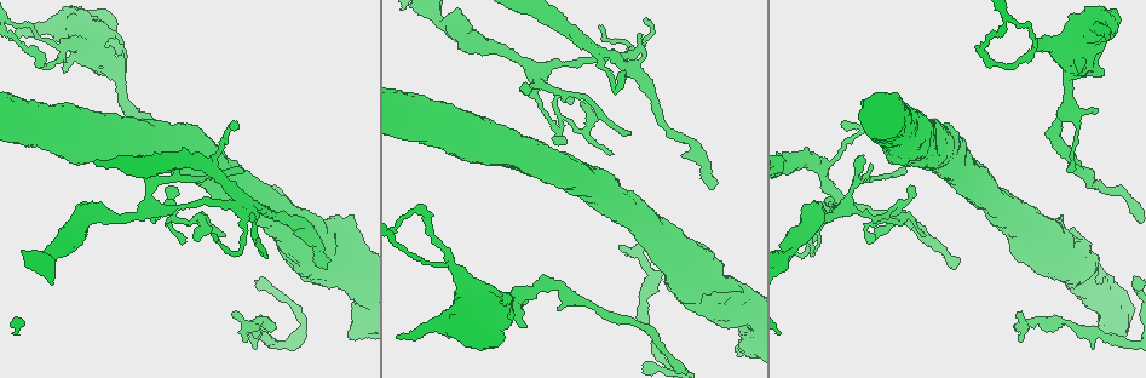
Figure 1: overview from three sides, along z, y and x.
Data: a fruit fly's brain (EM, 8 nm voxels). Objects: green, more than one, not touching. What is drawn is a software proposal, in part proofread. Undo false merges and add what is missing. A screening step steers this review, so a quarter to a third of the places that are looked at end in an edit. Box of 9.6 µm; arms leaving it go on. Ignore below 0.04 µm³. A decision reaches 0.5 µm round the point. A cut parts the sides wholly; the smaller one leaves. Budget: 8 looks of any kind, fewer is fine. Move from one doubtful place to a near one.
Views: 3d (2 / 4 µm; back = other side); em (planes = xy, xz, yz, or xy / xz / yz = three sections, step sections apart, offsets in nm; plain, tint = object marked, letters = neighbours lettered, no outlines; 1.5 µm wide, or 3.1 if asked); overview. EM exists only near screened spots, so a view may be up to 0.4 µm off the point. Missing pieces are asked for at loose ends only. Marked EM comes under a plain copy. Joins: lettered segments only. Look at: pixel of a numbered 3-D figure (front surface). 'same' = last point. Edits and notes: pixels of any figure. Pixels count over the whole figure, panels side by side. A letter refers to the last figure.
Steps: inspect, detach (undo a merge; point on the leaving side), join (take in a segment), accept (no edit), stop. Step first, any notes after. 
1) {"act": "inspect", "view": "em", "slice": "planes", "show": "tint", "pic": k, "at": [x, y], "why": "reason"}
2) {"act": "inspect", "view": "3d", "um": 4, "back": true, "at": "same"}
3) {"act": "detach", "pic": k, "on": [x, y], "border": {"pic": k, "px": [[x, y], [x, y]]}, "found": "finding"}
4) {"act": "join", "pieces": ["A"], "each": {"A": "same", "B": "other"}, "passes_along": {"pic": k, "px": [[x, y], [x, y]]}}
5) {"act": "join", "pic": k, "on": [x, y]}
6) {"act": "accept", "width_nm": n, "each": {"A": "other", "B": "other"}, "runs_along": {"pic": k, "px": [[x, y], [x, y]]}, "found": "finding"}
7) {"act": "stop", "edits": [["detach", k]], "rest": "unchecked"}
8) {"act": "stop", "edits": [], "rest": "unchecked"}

{"act": "inspect", "view": "3d", "um": 4, "pic": 1, "at": [736, 351]}

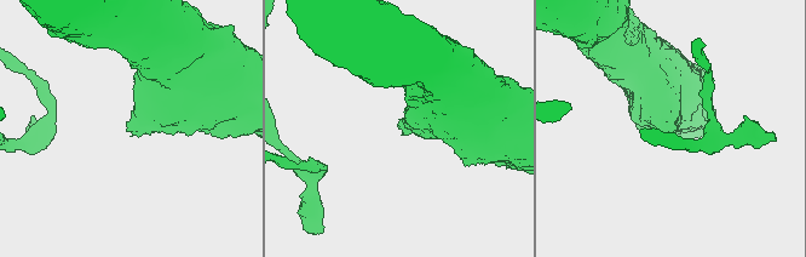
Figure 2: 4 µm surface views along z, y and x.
{"act": "inspect", "view": "em", "slice": "planes", "show": "letters", "pic": 2, "at": [126, 131]}

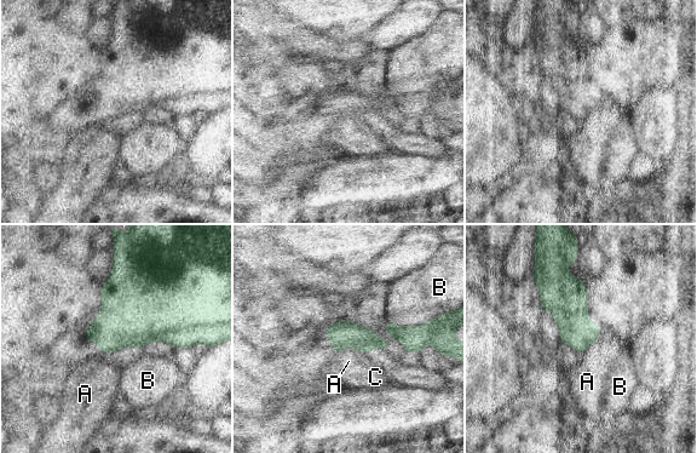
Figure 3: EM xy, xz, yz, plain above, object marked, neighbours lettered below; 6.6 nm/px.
{"act": "accept", "each": {"A": "other", "B": "other", "C": "other"}, "found": "no lettered segment goes on from it"}

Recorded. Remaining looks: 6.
{"act": "inspect", "view": "3d", "um": 4, "pic": 1, "at": [557, 309], "why": "an open end"}

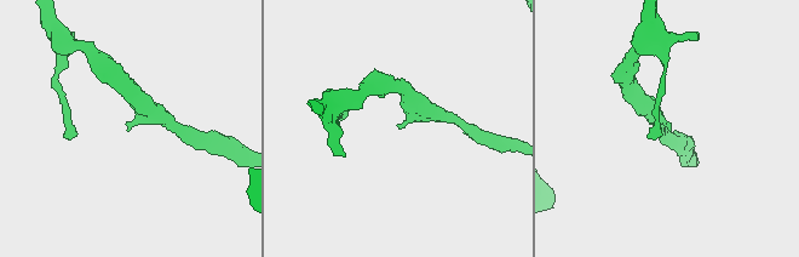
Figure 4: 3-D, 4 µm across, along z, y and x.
{"act": "inspect", "view": "em", "slice": "planes", "show": "letters", "pic": 4, "at": [670, 128]}

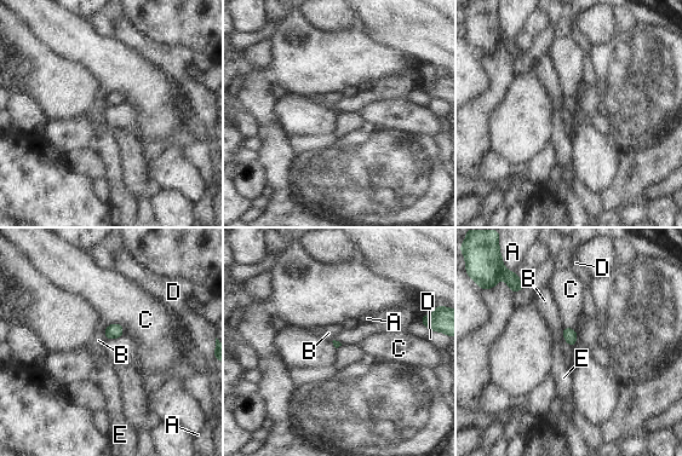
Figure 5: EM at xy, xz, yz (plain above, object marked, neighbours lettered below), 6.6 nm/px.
{"act": "accept", "each": {"A": "other", "B": "other", "C": "other", "D": "other", "E": "other"}, "border": {"pic": 5, "px": [[563, 325], [562, 334], [565, 340]]}, "found": "no lettered segment goes on from it"}

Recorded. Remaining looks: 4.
{"act": "inspect", "view": "3d", "um": 4, "pic": 1, "at": [861, 155], "why": "tapers out"}

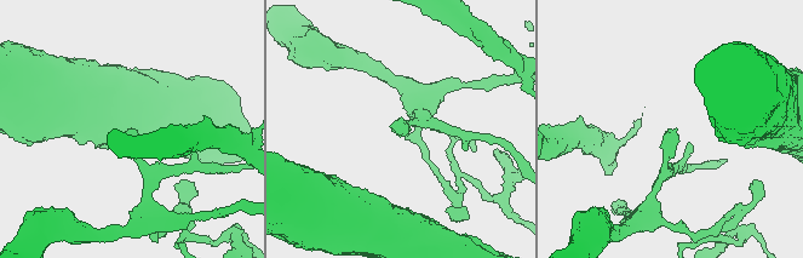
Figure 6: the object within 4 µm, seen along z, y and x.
{"act": "inspect", "view": "em", "slice": "planes", "show": "letters", "pic": 6, "at": [391, 129], "why": "shape alone is not enough"}

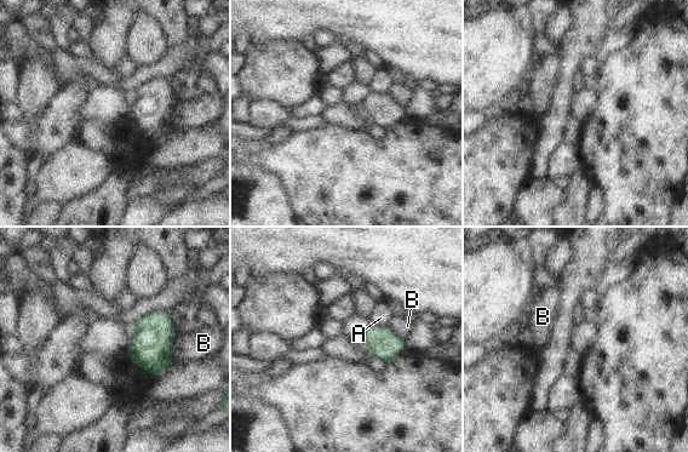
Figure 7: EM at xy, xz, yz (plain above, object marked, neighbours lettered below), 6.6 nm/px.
{"act": "accept", "each": {"A": "other", "B": "other"}, "found": "none of them fits"}

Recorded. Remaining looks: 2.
{"act": "stop", "edits": [], "rest": "unchecked"}

